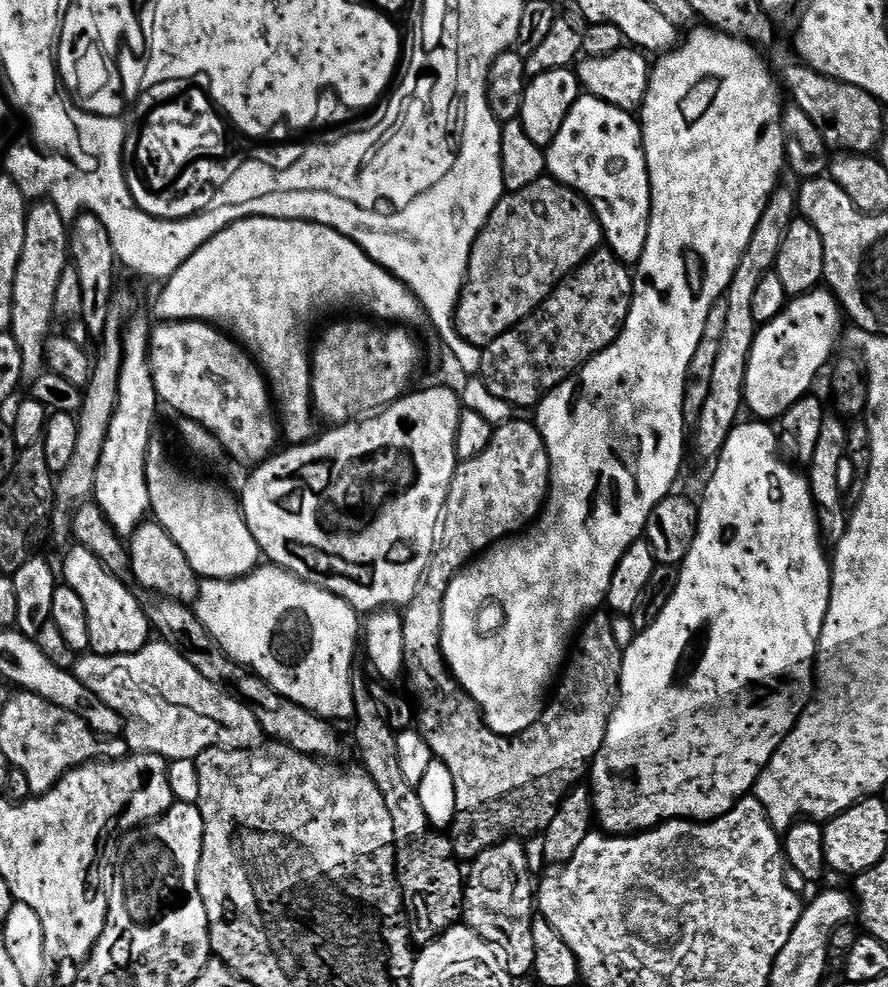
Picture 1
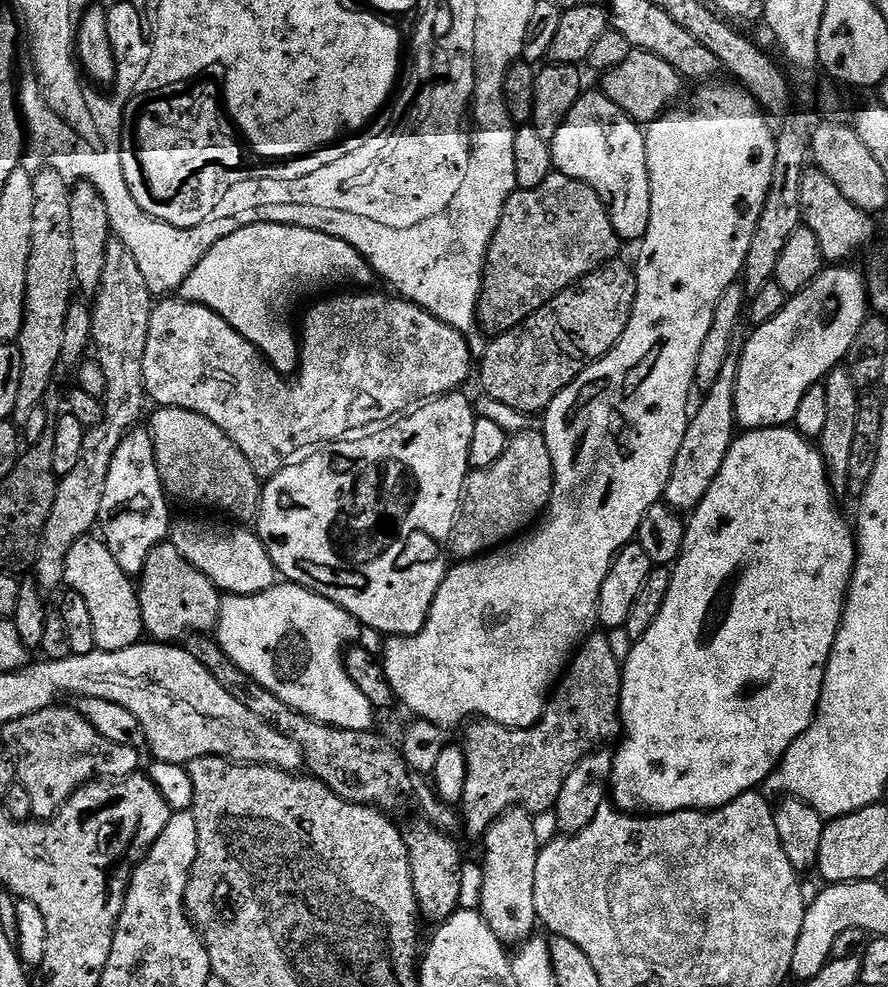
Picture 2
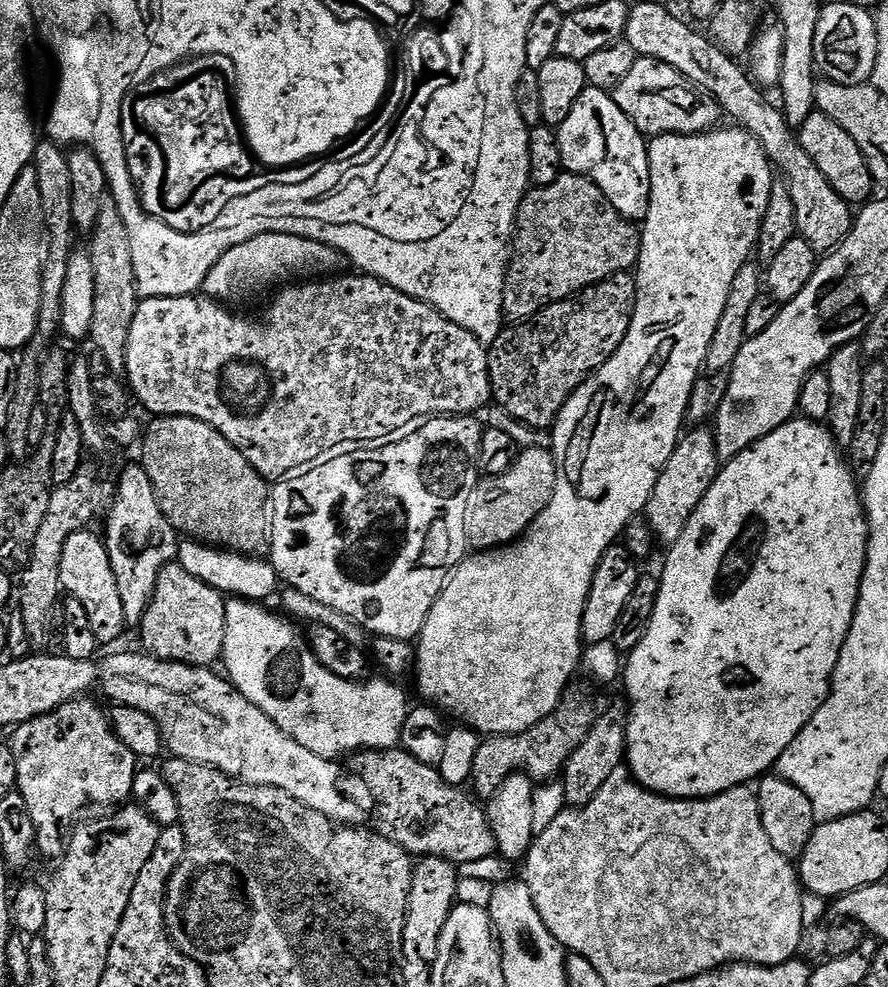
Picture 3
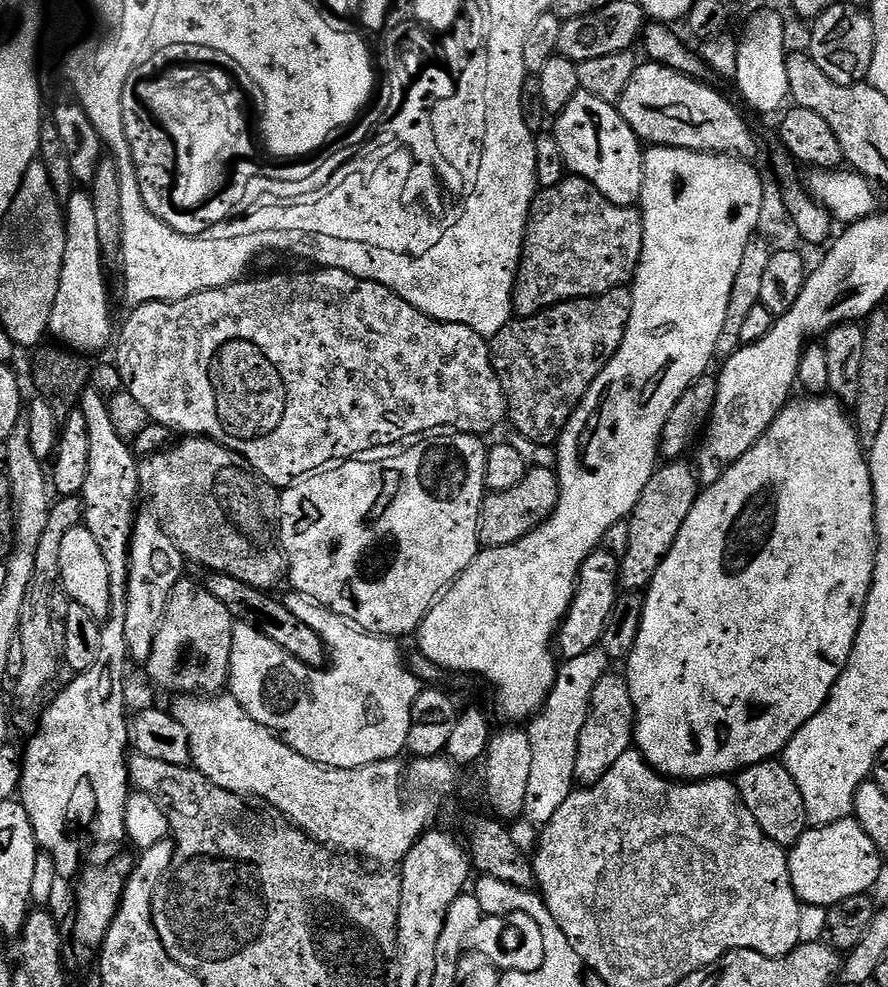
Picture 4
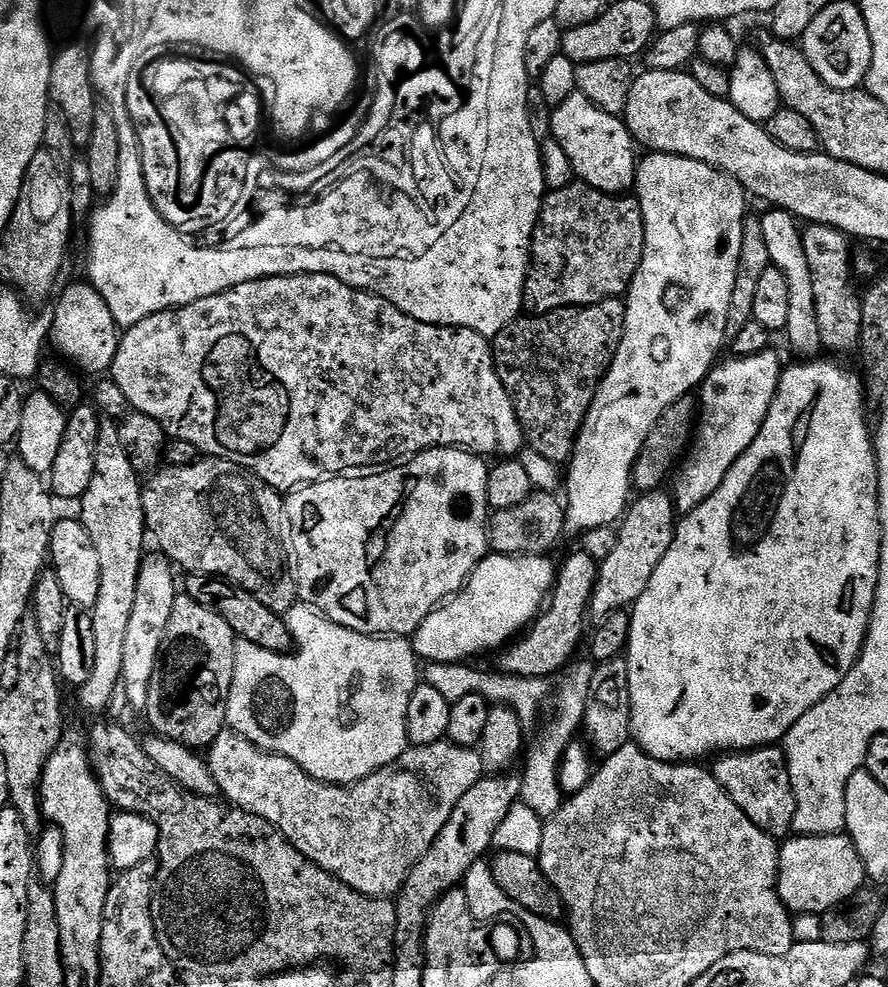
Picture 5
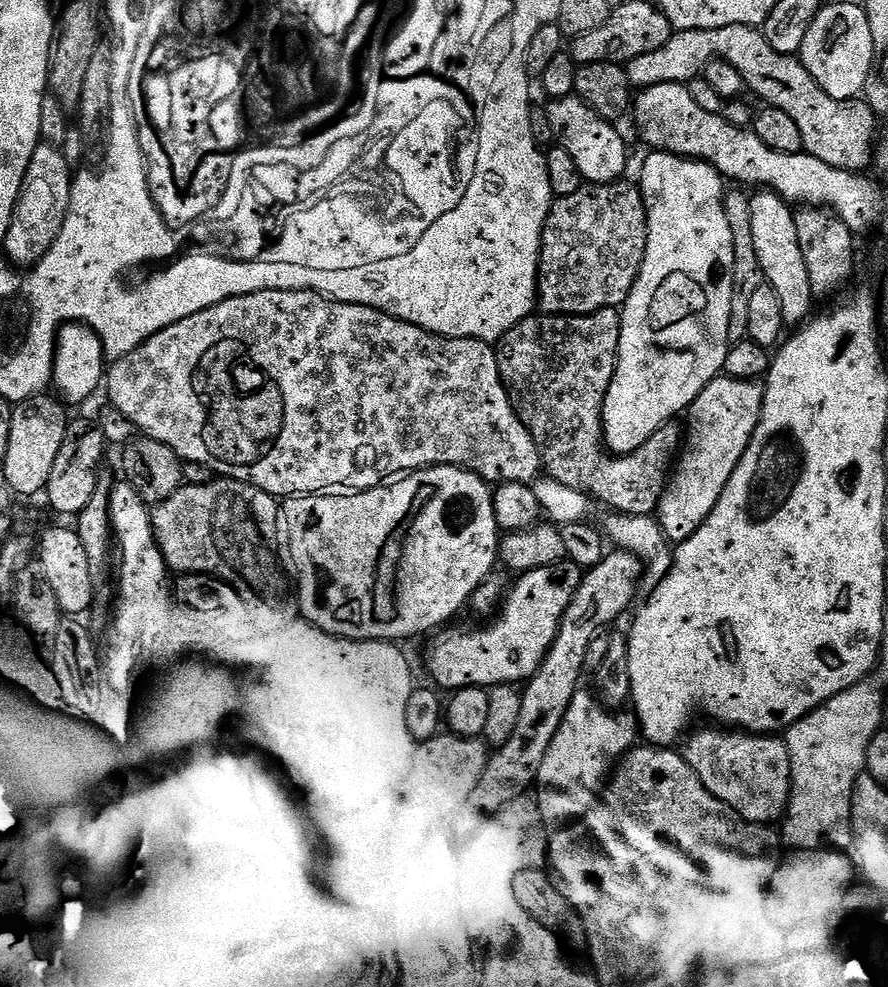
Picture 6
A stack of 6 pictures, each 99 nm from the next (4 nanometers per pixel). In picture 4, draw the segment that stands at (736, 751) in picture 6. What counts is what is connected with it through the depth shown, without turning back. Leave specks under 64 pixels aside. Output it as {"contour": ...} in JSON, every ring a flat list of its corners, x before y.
{"contour":[[779,759,763,760,743,769,735,777,734,783,740,791,740,797,746,810,750,810,750,814,754,814,754,822,758,822,758,826,762,826,765,834,781,848,791,850,798,842,798,838,802,838,802,834,808,831,810,825,806,814,806,802,802,802,802,790,798,790,798,782,794,782,794,778,790,778,790,770,786,770,786,766]]}

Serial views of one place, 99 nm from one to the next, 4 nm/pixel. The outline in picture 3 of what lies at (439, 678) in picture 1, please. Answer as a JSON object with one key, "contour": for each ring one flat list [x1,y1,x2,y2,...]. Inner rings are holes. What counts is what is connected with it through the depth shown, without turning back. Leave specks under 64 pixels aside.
{"contour":[[524,448,506,471,489,475,489,480,488,477,481,479,466,510,469,545,476,550,487,550,503,548,505,544,519,540,538,514,550,506,559,473,556,457,549,449],[573,682,564,691,555,710,530,730,519,732,517,736,488,736,481,743,478,758,474,758,471,783,476,784,475,795,491,798,500,789,502,782,506,782,506,778,510,778,515,772,523,772,533,782,555,779,576,748,587,738,599,715,600,707,592,697,591,690,583,688,579,682]]}

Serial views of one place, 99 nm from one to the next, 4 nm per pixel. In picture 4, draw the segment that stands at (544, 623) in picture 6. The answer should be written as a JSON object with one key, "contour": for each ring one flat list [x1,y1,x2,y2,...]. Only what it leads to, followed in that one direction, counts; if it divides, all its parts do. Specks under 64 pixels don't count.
{"contour":[[601,546,590,554,590,558,586,558,586,562,582,562,572,605,561,620,560,630,556,634,554,644,564,660,577,658,599,645,602,630,606,630,606,622,610,618,610,610,614,610,616,597,621,592,620,560,613,552]]}

